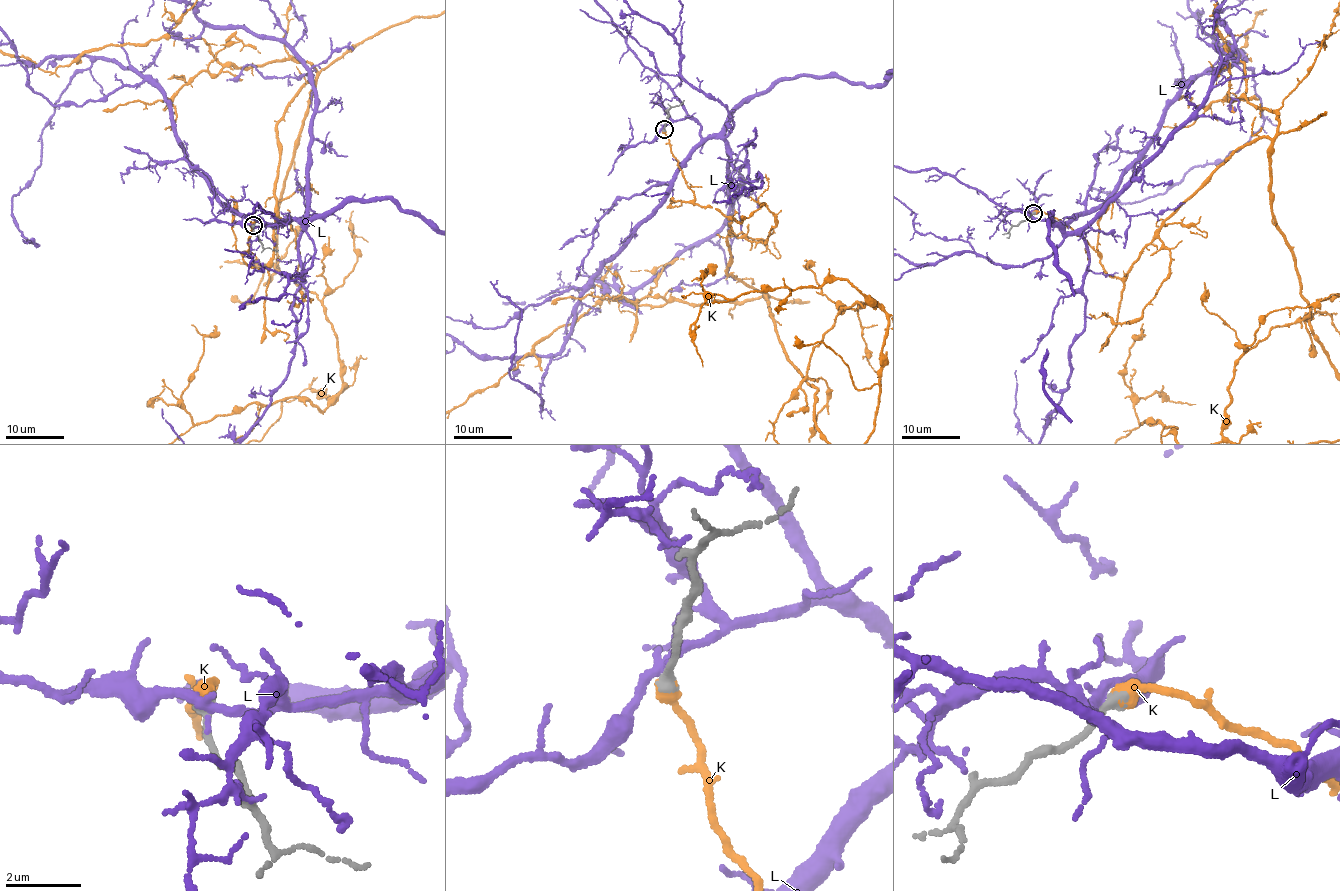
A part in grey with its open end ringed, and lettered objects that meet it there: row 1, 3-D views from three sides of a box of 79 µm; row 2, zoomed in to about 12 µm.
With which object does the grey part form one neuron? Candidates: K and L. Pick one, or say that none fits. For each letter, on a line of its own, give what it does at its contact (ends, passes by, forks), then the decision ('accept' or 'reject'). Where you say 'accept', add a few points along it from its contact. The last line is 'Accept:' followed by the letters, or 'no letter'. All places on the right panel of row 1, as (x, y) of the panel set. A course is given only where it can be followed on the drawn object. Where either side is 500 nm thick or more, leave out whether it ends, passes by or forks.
K: it ends; accept
L: it passes by; reject
Accept: K

